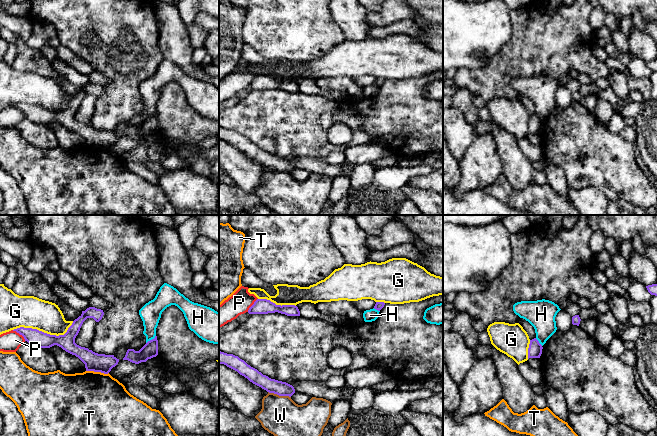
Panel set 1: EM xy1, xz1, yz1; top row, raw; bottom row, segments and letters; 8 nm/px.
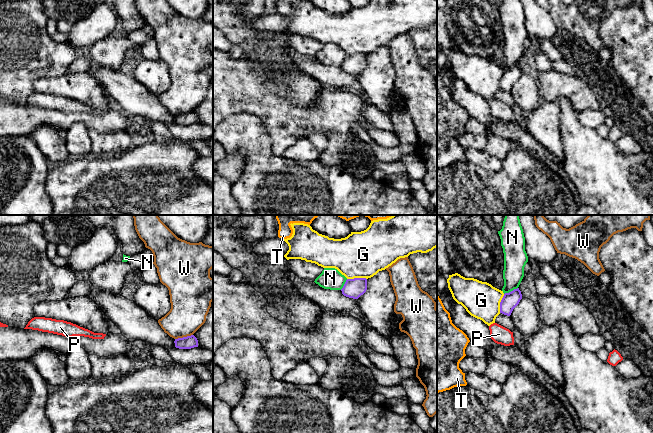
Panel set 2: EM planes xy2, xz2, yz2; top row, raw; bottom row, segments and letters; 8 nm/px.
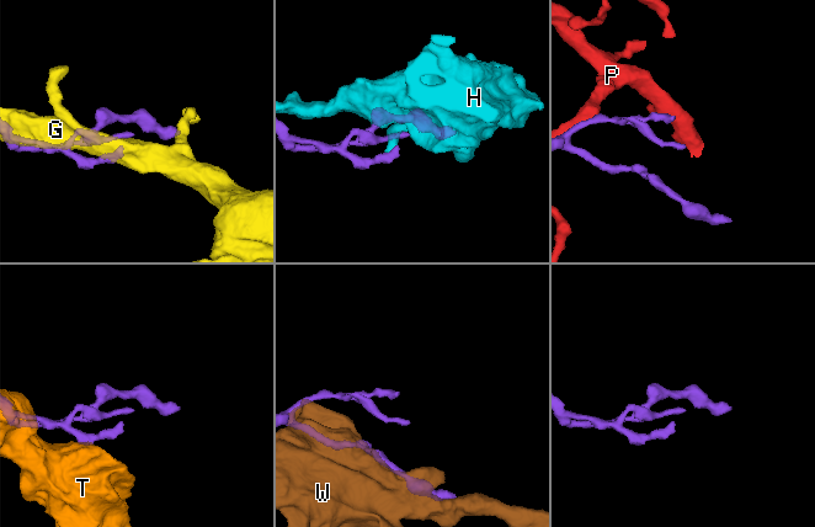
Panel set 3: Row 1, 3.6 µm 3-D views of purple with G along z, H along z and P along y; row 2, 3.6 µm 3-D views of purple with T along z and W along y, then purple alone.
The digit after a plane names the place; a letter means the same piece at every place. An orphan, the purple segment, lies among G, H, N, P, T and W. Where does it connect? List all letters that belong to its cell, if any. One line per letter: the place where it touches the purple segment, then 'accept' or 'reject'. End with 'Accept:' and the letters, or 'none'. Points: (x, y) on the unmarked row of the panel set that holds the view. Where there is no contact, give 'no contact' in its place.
G: meets purple in xy1 at (44, 109); reject
H: meets purple in xy1 at (152, 115); reject
N: meets purple in yz2 at (511, 67); reject
P: meets purple in xy1 at (19, 109); reject
T: meets purple in xy1 at (97, 147); reject
W: meets purple in xz1 at (279, 171); reject
Accept: none

